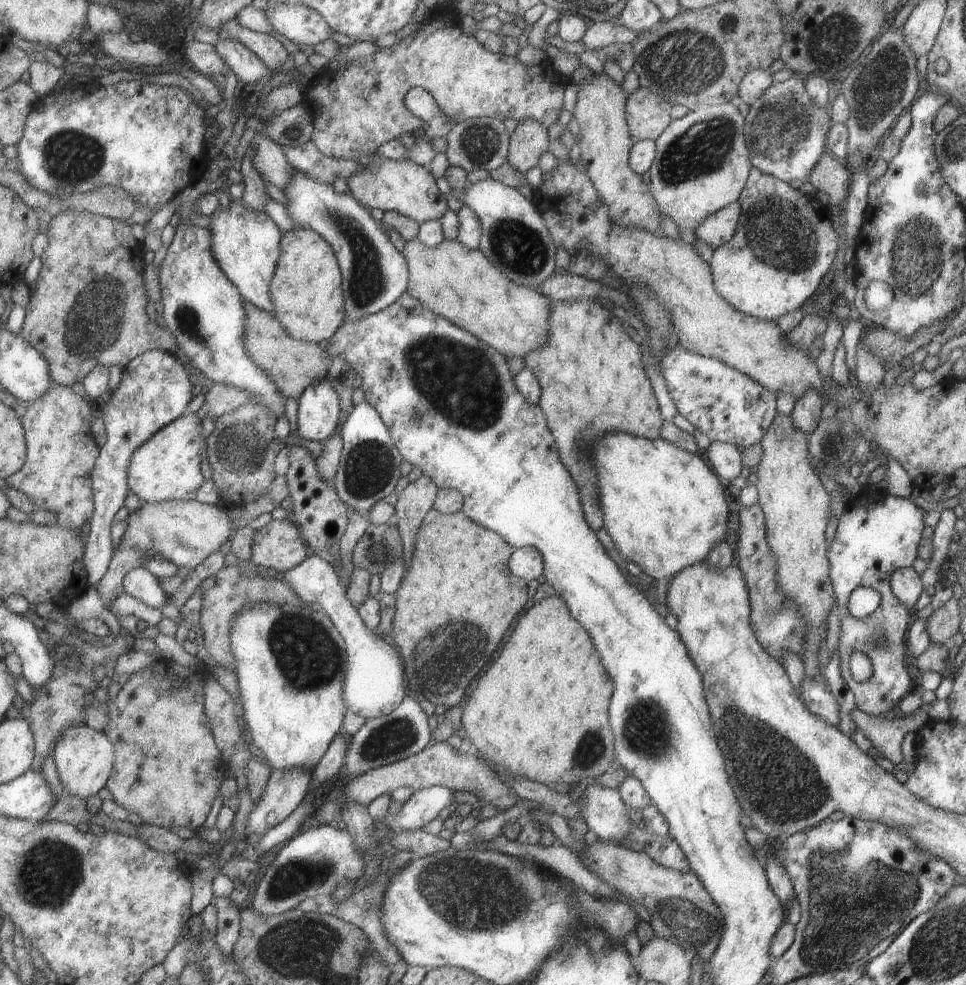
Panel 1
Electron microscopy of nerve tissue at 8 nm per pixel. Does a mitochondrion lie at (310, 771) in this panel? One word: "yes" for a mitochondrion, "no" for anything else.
no

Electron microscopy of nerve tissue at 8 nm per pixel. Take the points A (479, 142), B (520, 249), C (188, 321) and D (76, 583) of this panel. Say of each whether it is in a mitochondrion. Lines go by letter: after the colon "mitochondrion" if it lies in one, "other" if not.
A: mitochondrion
B: mitochondrion
C: mitochondrion
D: other

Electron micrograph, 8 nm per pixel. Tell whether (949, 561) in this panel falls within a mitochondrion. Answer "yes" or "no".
no

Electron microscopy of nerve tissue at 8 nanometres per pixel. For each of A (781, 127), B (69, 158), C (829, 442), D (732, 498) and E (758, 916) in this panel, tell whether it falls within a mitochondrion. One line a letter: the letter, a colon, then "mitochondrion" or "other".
A: mitochondrion
B: mitochondrion
C: mitochondrion
D: other
E: other

